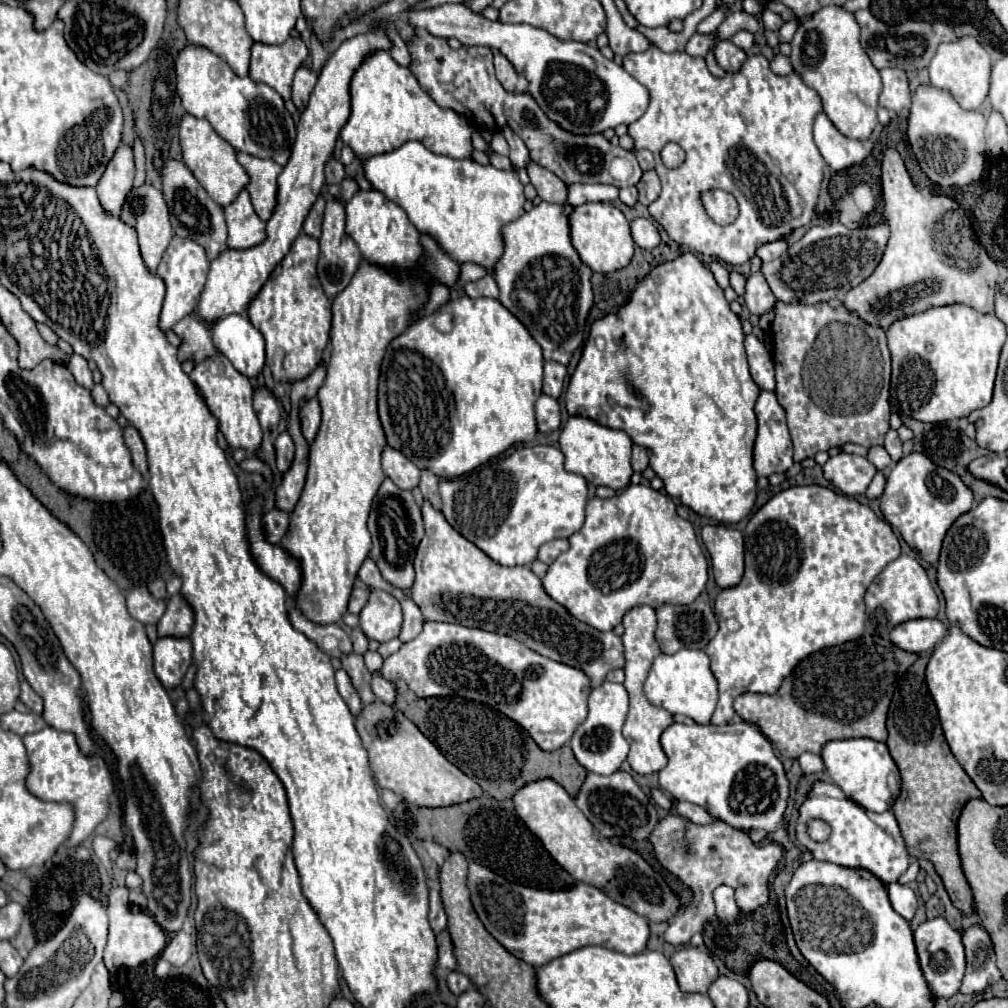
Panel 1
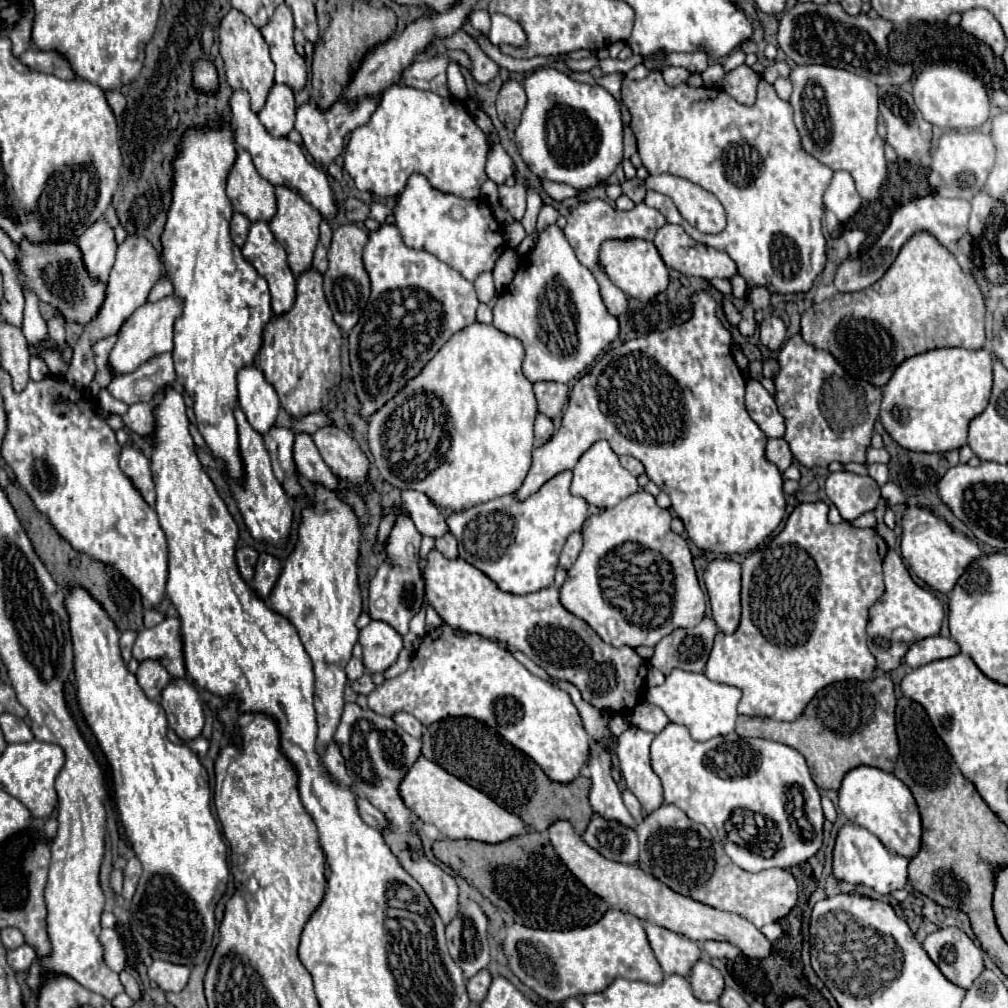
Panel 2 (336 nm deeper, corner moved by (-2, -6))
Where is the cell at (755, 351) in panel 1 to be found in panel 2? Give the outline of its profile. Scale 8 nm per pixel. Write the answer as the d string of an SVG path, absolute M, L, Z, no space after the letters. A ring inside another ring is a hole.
M756 379L747 380L745 393L745 406L752 421L766 433L766 437L770 439L782 437L784 417L778 413L774 397Z

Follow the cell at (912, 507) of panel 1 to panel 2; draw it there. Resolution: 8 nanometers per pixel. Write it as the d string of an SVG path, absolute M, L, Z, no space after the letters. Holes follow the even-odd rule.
M908 507L902 517L902 525L904 525L904 535L900 551L904 561L926 585L930 585L940 593L950 593L952 587L956 585L956 579L960 579L960 575L966 571L968 563L972 563L972 559L978 559L982 555L980 547L972 539L952 529L948 521L930 511Z

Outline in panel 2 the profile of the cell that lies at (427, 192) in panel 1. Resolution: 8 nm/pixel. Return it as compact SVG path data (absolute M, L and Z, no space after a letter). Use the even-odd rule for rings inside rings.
M412 175L408 179L404 193L398 197L394 217L396 227L408 247L432 253L442 263L464 275L468 281L474 281L482 271L492 271L496 259L508 247L502 235L502 225L494 219L486 201L440 193L428 183L424 175ZM454 207L456 217L450 215Z

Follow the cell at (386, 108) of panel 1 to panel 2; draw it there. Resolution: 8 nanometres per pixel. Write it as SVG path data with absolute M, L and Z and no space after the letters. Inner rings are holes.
M392 85L382 93L382 101L372 113L370 121L352 131L344 153L344 169L350 173L360 191L370 191L378 197L398 197L408 183L408 177L420 173L434 189L442 193L460 195L464 199L478 199L480 187L488 179L484 173L488 149L488 137L460 101L440 97L432 91Z

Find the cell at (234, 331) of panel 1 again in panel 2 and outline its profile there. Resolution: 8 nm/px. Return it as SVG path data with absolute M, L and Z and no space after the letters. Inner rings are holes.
M256 365L244 367L238 373L238 403L248 423L260 435L266 435L268 429L274 427L280 401L274 387L264 379L264 373Z

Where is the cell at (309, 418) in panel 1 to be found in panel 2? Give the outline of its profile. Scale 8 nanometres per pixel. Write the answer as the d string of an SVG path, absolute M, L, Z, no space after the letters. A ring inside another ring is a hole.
M322 427L312 435L324 463L340 477L354 485L368 481L370 461L360 445L338 427Z

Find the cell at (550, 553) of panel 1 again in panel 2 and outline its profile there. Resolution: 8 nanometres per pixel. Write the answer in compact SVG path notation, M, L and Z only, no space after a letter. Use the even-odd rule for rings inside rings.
M572 533L562 549L562 555L560 555L560 567L562 569L570 569L570 565L578 559L580 555L580 549L582 549L582 535L580 533Z

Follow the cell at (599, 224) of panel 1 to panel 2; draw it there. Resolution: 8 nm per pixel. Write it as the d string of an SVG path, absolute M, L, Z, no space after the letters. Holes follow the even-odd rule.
M628 239L628 241L604 241L600 251L600 263L610 275L612 283L620 287L628 297L634 297L642 303L650 301L658 293L666 291L670 283L670 269L664 265L654 243L644 239Z

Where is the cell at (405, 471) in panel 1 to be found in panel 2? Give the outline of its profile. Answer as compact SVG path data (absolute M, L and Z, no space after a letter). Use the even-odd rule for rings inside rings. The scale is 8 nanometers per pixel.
M402 491L402 501L404 501L404 507L410 511L410 519L414 521L416 529L422 535L438 539L440 535L448 533L444 515L440 515L438 507L424 493Z

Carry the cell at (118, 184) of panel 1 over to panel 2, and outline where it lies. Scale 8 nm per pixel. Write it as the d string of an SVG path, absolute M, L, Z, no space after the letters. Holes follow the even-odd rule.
M100 219L88 227L88 231L84 231L84 235L78 239L78 247L88 275L96 281L106 281L116 255L114 231L108 227L108 223Z

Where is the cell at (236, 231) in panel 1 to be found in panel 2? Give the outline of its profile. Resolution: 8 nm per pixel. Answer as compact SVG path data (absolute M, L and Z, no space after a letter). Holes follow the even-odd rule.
M264 221L252 223L242 253L268 283L270 297L272 297L272 313L274 315L284 315L284 311L288 311L288 307L292 307L292 303L296 301L296 279L294 279L294 275L292 275L292 271L288 267L286 251L284 251L284 247L280 243L276 243L272 231L268 229L268 223L264 223Z

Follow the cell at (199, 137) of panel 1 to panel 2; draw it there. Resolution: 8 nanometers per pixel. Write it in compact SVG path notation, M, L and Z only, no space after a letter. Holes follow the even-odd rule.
M240 149L236 163L228 175L226 195L234 211L254 221L270 221L276 215L276 193L274 185L260 177L250 155Z

